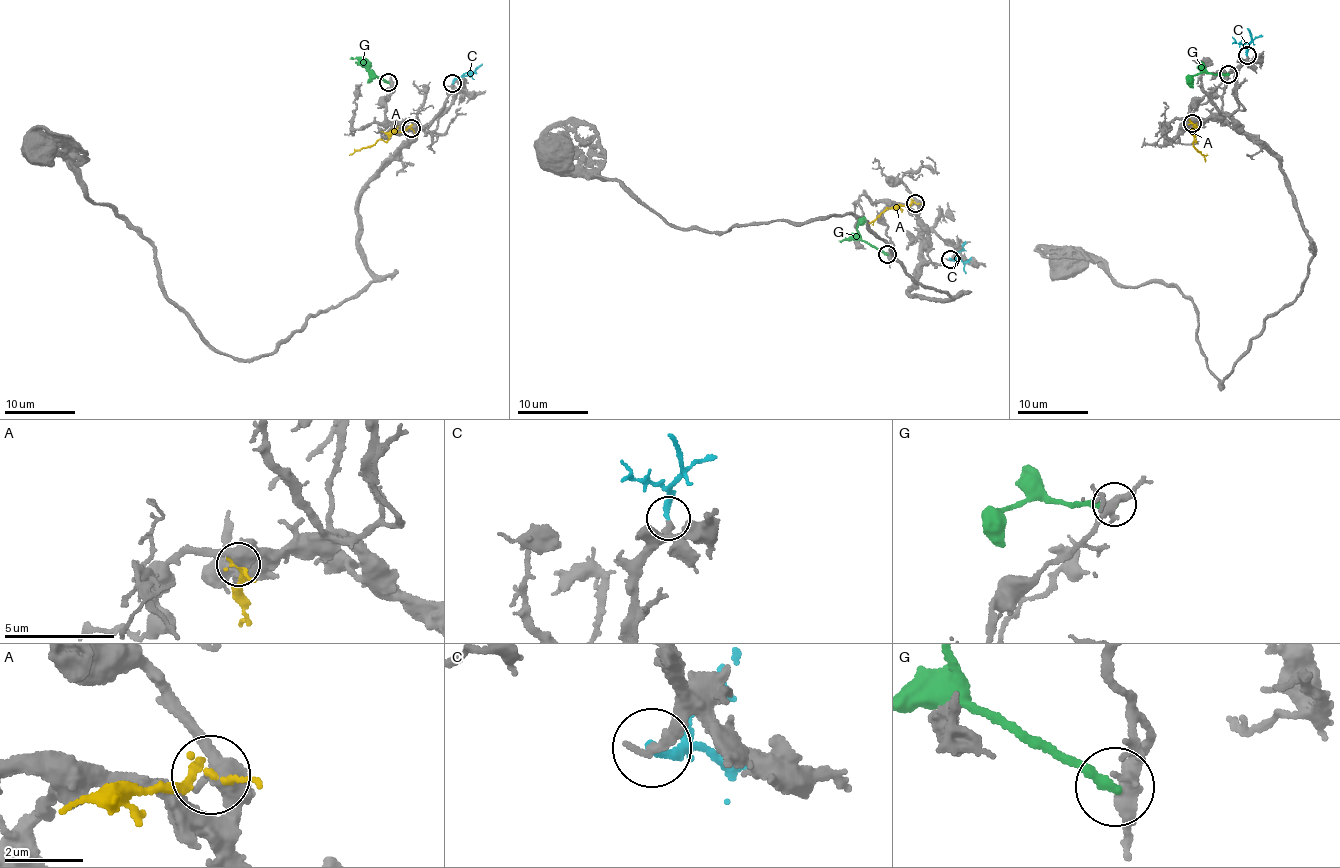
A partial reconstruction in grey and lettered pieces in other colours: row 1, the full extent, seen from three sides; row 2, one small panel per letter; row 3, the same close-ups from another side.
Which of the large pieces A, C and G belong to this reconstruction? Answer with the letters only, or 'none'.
C

